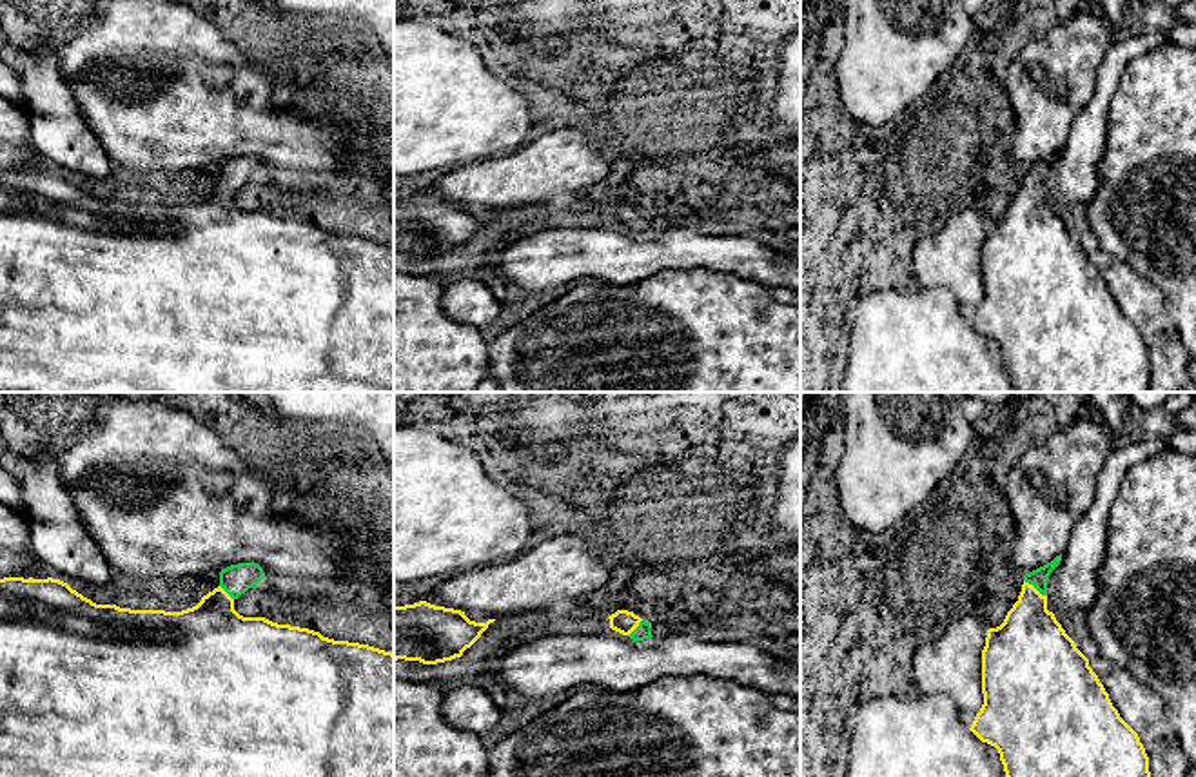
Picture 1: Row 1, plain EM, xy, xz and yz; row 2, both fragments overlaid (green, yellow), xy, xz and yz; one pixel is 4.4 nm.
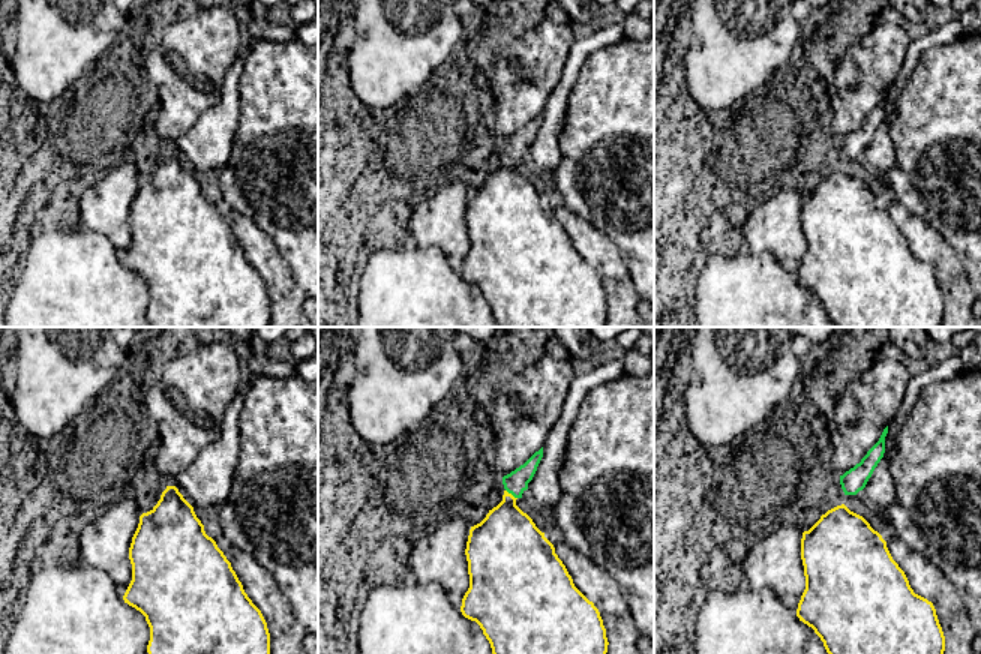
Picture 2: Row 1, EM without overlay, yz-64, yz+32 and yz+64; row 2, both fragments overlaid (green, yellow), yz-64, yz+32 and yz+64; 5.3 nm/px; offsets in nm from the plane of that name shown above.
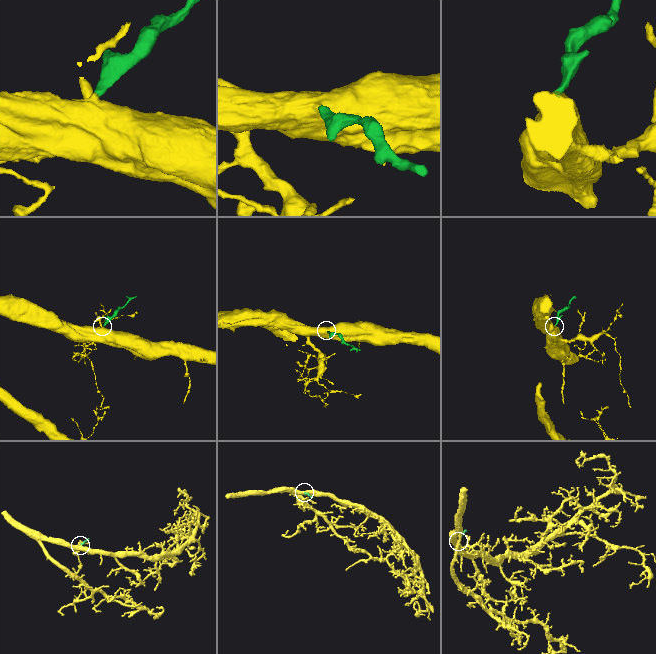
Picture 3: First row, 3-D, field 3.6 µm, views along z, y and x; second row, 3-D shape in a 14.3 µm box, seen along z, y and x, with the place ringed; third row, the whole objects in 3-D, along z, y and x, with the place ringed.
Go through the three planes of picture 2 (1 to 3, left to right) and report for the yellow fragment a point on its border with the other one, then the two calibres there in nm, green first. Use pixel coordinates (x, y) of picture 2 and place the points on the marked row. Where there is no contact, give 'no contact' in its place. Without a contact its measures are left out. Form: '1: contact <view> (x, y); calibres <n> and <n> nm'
1: no contact
2: contact yz+32 (512, 494); calibres 120 and 340 nm
3: no contact

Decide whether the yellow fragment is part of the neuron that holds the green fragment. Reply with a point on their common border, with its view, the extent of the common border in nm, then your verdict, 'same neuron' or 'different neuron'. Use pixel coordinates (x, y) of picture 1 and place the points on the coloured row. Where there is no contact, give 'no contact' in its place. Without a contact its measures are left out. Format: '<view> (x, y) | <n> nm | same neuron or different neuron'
yz (1035, 587) | 130 nm | same neuron

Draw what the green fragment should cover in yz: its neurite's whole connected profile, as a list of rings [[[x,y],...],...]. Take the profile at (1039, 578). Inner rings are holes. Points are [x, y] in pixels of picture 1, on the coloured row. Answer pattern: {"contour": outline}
{"contour": [[[1062,554],[1025,574],[1004,623],[987,630],[984,704],[969,730],[998,750],[1005,777],[1151,777],[1138,733],[1120,717],[1089,659],[1047,610],[1047,581],[1060,561]]]}

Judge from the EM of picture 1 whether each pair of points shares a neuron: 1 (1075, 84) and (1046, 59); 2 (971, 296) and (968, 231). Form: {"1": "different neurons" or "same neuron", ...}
{"1": "same neuron", "2": "same neuron"}

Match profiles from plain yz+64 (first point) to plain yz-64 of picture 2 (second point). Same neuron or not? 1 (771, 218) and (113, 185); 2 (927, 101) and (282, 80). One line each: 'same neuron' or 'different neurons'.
1: same neuron
2: same neuron

